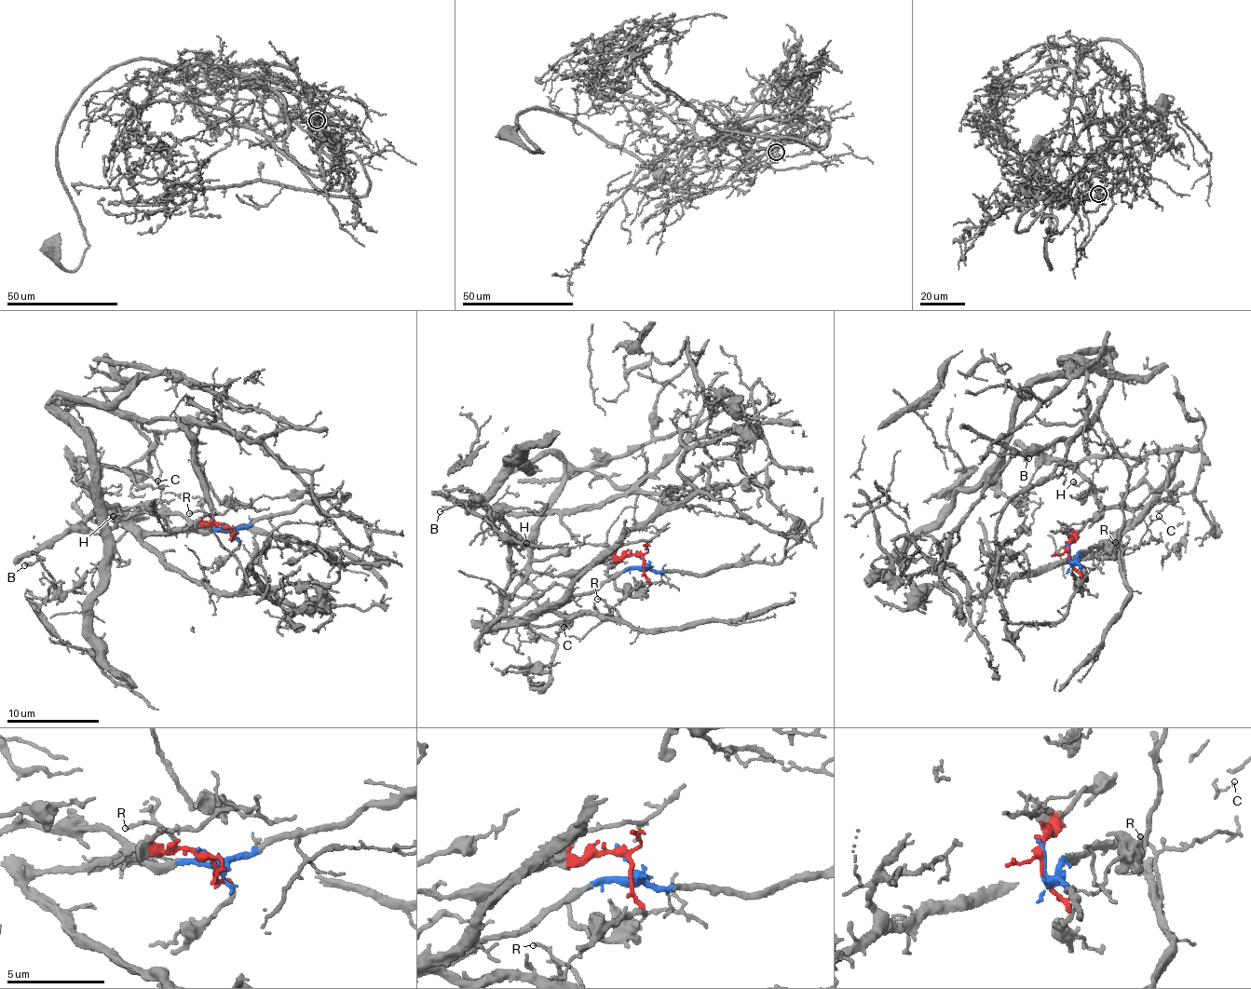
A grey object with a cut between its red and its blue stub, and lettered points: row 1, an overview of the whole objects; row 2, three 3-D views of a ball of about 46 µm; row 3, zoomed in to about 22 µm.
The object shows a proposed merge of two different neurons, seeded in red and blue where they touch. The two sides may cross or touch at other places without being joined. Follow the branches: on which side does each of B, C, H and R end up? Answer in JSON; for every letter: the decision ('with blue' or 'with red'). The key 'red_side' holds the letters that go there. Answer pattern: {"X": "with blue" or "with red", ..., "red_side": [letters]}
{"B": "with red", "C": "with blue", "H": "with red", "R": "with blue", "red_side": ["B", "H"]}

